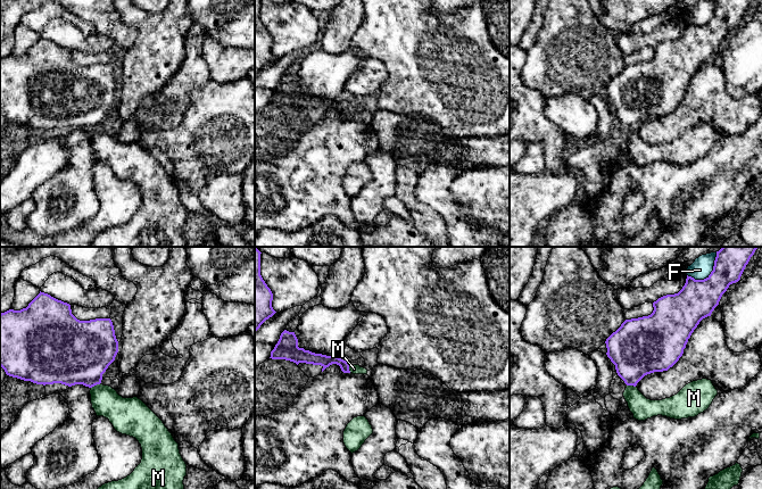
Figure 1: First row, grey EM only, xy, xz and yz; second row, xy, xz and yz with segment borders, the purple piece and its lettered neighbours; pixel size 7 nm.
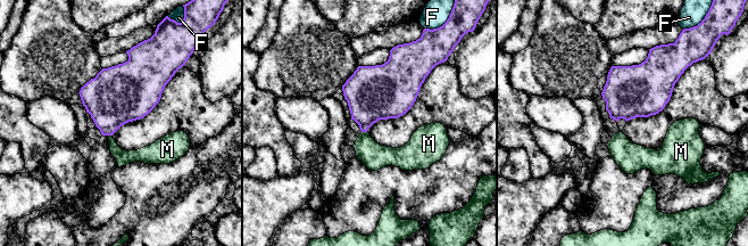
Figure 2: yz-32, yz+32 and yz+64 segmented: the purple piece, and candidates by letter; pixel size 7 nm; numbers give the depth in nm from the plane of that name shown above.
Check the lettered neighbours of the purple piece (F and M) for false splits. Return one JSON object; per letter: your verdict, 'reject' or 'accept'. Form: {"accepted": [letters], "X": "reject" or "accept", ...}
{"accepted": [], "F": "reject", "M": "reject"}

